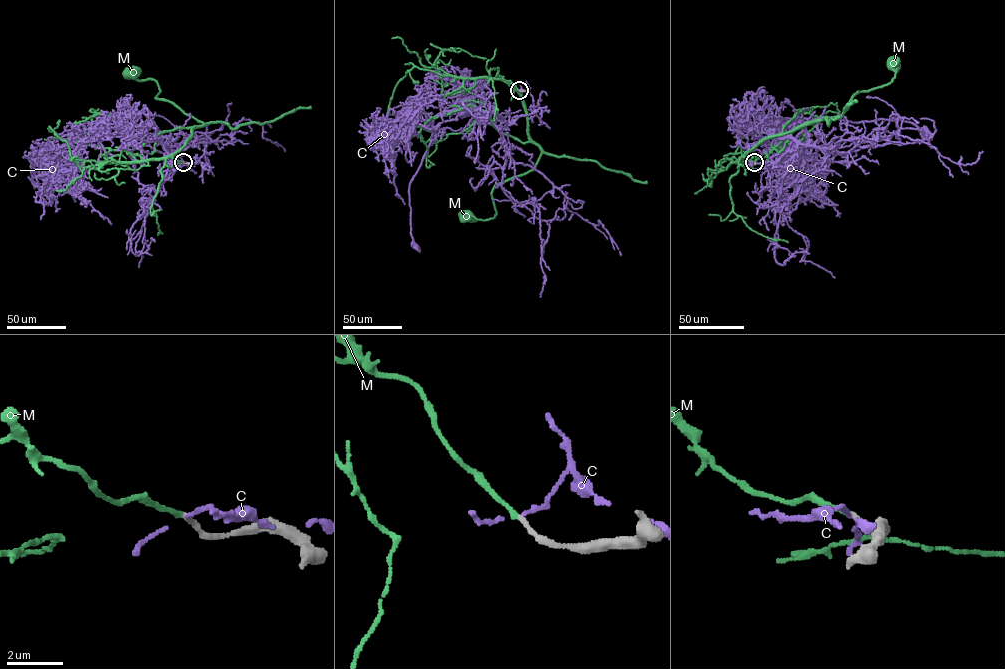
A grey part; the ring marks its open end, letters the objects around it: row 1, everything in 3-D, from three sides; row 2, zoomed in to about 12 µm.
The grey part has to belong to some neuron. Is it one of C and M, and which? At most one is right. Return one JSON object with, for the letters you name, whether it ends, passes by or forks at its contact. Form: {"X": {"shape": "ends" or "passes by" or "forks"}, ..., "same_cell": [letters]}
{"M": {"shape": "ends"}, "same_cell": ["M"]}

